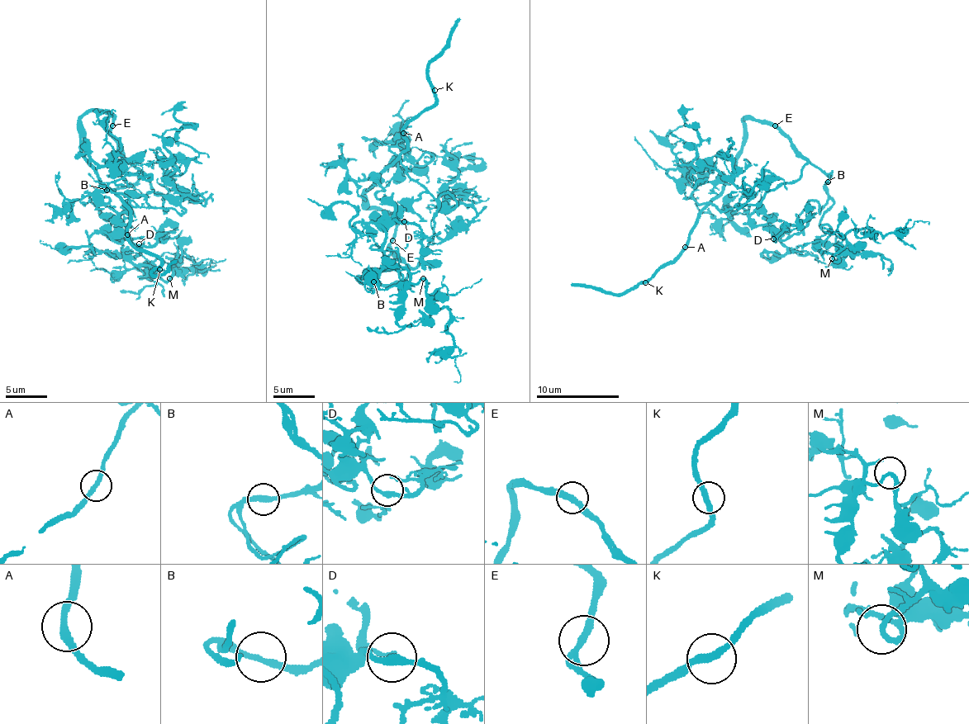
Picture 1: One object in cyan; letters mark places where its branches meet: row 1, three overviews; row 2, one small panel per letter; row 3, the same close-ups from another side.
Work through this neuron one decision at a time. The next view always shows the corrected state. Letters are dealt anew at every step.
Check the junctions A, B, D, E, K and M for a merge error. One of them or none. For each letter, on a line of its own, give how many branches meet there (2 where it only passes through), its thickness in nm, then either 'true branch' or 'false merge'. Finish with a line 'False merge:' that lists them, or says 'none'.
A: branches 2; calibre 280 nm; true branch
B: branches 2; calibre 240 nm; true branch
D: branches 2; calibre 280 nm; true branch
E: branches 2; calibre 280 nm; true branch
K: branches 2; calibre 280 nm; true branch
M: branches 2; calibre 220 nm; true branch
False merge: none

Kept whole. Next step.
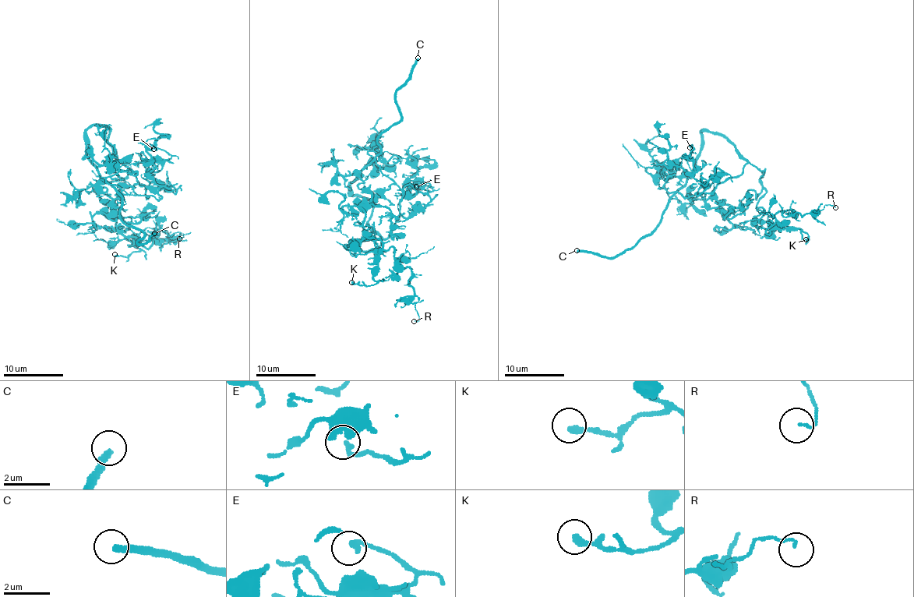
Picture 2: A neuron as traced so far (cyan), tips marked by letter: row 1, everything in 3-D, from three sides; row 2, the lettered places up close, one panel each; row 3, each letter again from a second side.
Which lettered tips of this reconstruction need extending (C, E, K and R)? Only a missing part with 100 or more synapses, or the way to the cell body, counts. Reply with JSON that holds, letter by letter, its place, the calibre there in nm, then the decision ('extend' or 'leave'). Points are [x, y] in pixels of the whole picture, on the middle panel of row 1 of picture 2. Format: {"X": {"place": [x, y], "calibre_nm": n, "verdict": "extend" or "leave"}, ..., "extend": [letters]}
{"C": {"place": [418, 58], "calibre_nm": 280, "verdict": "extend"}, "E": {"place": [416, 186], "calibre_nm": 240, "verdict": "leave"}, "K": {"place": [351, 282], "calibre_nm": 220, "verdict": "leave"}, "R": {"place": [414, 321], "calibre_nm": 80, "verdict": "leave"}, "extend": ["C"]}

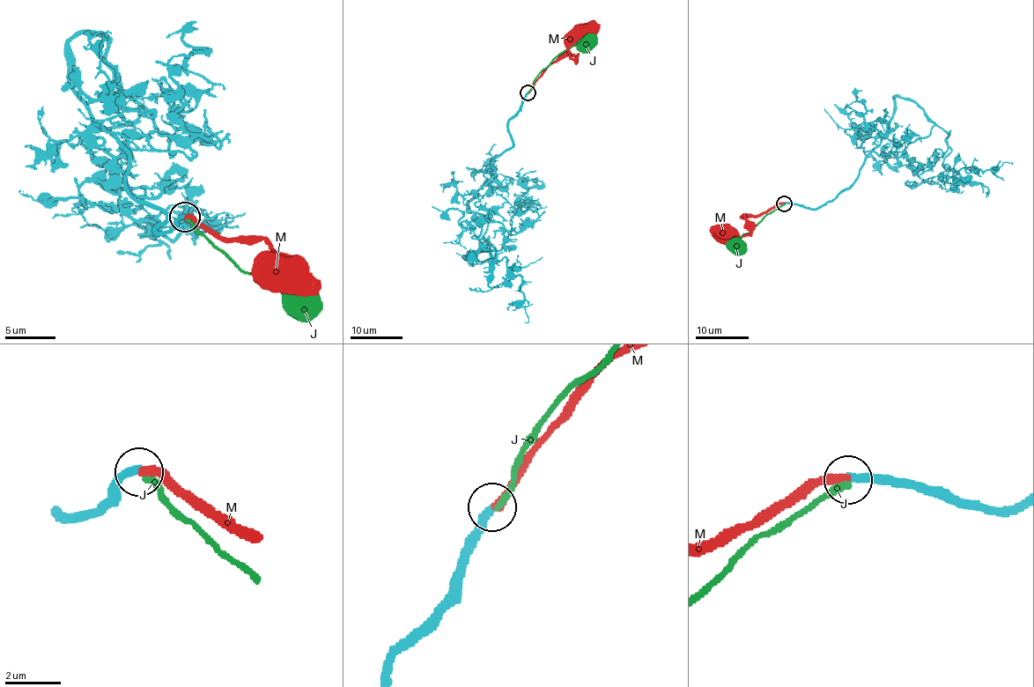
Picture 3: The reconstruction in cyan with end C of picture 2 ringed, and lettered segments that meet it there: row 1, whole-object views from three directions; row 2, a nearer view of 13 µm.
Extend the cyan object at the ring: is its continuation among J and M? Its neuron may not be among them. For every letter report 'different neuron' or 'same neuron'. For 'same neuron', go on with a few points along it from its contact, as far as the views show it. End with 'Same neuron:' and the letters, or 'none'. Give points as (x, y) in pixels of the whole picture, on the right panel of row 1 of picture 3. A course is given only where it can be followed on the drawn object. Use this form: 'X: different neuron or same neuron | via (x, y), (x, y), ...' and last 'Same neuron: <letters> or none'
J: different neuron
M: same neuron | via (785, 203), (780, 202), (757, 216), (744, 215), (750, 224), (748, 235), (742, 237), (732, 232)
Same neuron: M

